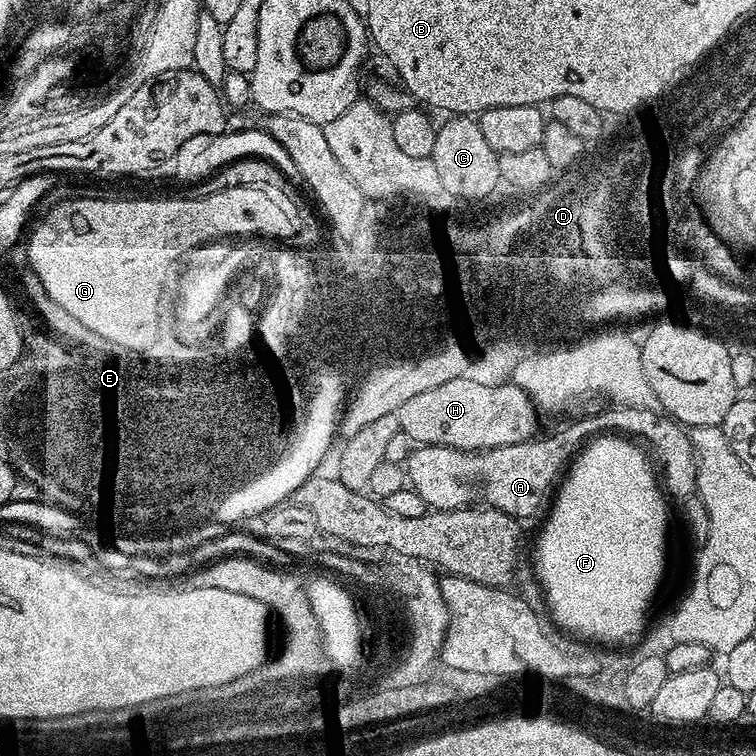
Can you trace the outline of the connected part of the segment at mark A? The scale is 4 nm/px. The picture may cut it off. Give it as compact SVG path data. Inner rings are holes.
M639 404L608 406L605 412L600 412L597 416L588 416L585 420L576 420L573 424L566 425L561 432L523 440L514 446L486 448L483 452L467 452L457 448L425 444L408 454L406 480L422 497L425 505L438 512L469 507L469 492L472 496L481 496L484 499L481 501L487 507L502 510L514 518L532 516L553 499L572 461L589 440L601 434L619 434L633 441L643 442L654 460L656 455L655 463L662 477L663 491L673 501L676 499L676 502L683 502L686 498L697 495L698 466L696 452L692 449L692 439L671 416L659 411L656 413L648 407Z

